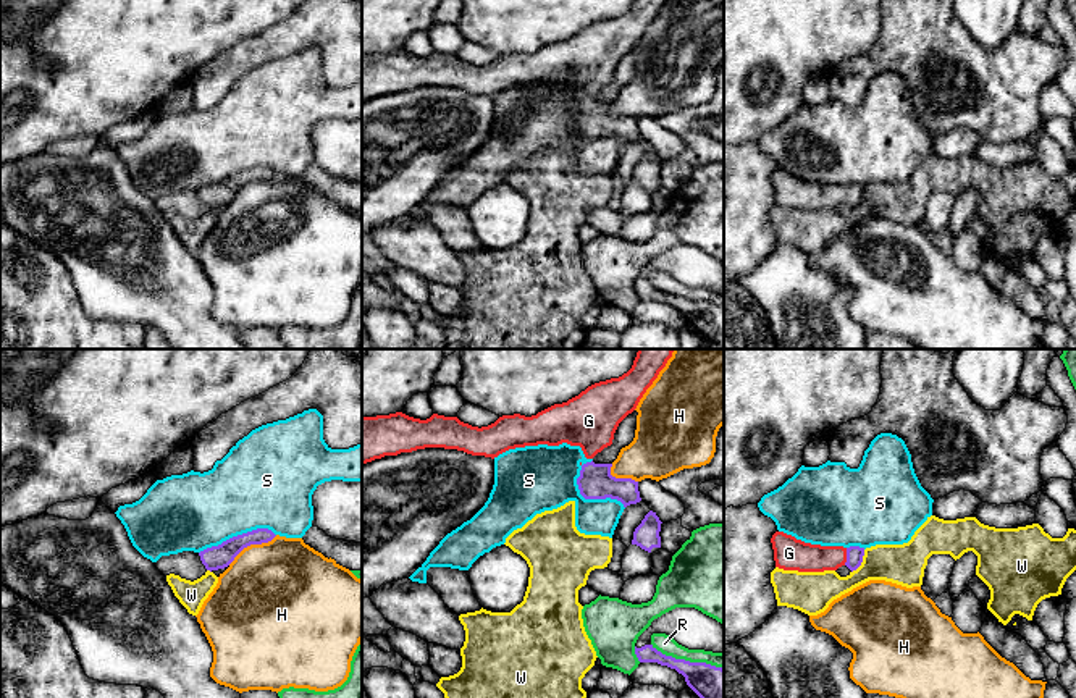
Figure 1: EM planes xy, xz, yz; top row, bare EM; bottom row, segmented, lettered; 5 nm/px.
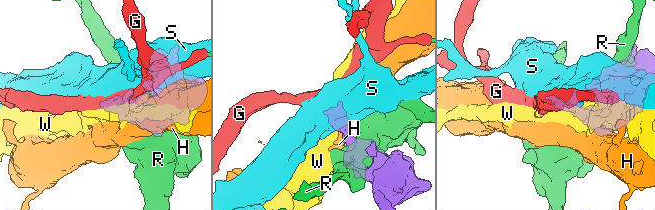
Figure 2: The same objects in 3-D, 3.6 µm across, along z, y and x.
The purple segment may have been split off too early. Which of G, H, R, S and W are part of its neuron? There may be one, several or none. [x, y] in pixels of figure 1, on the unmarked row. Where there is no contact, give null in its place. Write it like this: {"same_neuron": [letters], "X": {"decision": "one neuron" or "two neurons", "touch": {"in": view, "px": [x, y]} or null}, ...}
{"same_neuron": ["G"], "G": {"decision": "one neuron", "touch": {"in": "yz", "px": [847, 194]}}, "H": {"decision": "two neurons", "touch": {"in": "xy", "px": [252, 181]}}, "R": {"decision": "two neurons", "touch": {"in": "xz", "px": [687, 299]}}, "S": {"decision": "two neurons", "touch": {"in": "xz", "px": [588, 136]}}, "W": {"decision": "two neurons", "touch": {"in": "yz", "px": [861, 199]}}}

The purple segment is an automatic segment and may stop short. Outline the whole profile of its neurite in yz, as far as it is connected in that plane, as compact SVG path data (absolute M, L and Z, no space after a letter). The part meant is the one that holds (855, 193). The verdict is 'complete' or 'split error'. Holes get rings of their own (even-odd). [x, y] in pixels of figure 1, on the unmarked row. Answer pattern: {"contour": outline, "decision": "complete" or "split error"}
{"contour": "M775 170L771 181L775 205L784 208L824 210L847 204L853 210L861 204L864 194L864 186L860 184L811 183L784 170Z", "decision": "split error"}

